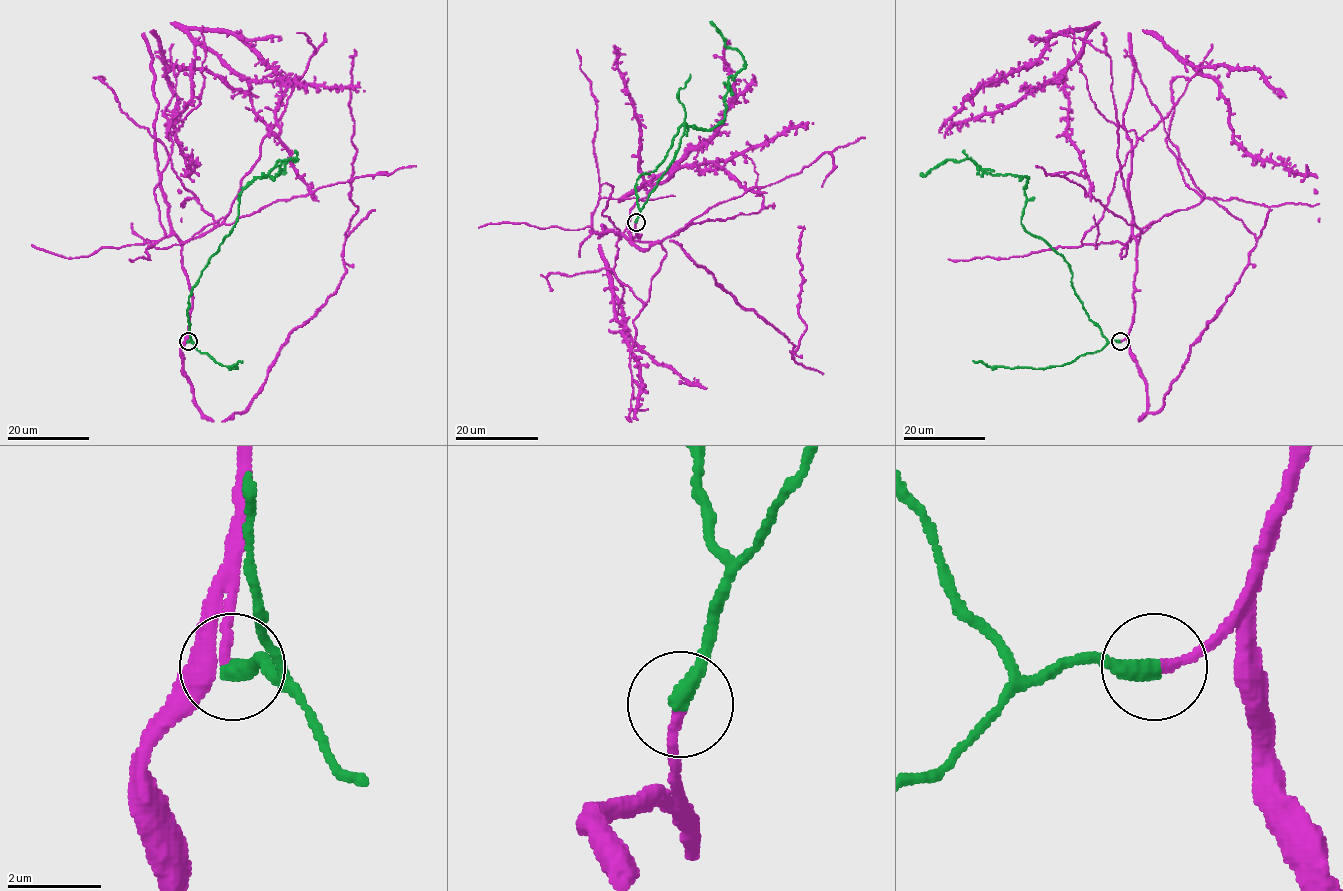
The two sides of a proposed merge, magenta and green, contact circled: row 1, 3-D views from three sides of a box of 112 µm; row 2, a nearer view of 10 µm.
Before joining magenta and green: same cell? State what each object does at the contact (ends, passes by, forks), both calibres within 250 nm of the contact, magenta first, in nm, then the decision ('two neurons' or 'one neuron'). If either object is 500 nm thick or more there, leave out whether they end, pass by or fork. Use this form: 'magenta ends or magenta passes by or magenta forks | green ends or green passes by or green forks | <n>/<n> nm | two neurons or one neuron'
magenta ends | green ends | 200/400 nm | one neuron

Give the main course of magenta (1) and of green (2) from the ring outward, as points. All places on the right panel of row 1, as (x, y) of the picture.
1: (1120, 341), (1140, 230), (1085, 194), (1066, 129), (1064, 71), (1088, 29), (983, 84), (942, 132)
2: (1120, 341), (1089, 318), (1065, 259), (1021, 223), (1028, 178), (991, 174), (970, 159), (920, 175)

